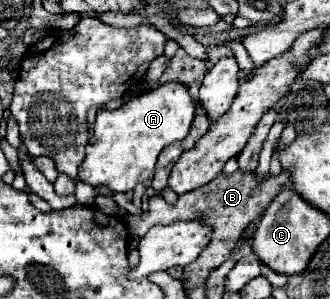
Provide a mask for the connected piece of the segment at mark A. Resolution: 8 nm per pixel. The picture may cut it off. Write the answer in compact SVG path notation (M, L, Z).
M161 84L159 88L133 96L129 102L125 102L123 106L119 106L115 110L99 110L95 128L93 128L93 138L89 140L89 144L85 148L85 160L79 168L79 180L87 182L91 186L105 186L113 192L129 192L135 188L135 184L151 180L159 152L167 144L171 144L175 140L183 140L187 136L195 110L197 110L197 104L191 98L185 84Z

